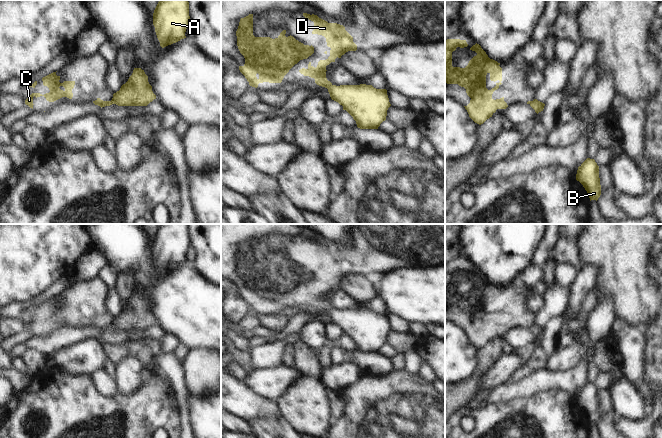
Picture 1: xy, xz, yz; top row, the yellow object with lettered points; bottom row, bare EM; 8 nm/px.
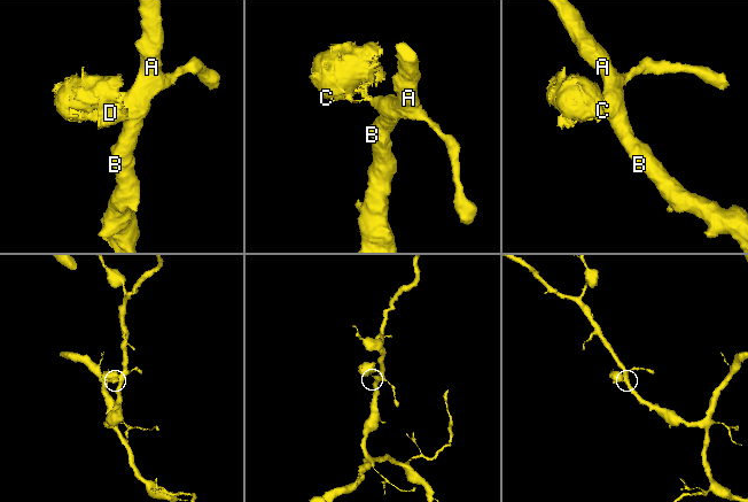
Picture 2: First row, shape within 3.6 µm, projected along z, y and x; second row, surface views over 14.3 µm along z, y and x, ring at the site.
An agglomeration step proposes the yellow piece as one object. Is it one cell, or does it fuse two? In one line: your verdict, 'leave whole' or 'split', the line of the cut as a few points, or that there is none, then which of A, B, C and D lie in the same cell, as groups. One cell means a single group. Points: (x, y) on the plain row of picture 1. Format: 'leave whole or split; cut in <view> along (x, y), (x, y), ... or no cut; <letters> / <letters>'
split; cut in xy along (110, 325), (106, 329); A B / C D

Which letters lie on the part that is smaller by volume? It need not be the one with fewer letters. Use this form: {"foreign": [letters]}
{"foreign": ["C", "D"]}

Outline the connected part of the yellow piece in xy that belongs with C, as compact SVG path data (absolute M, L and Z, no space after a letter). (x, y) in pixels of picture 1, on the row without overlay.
M53 296L42 302L43 309L47 310L50 314L49 317L44 319L40 317L32 317L26 324L25 328L33 333L33 321L44 320L47 325L54 326L62 321L67 321L72 323L73 317L72 313L74 312L75 305L64 305L63 307L59 306L60 300L56 299L56 296Z

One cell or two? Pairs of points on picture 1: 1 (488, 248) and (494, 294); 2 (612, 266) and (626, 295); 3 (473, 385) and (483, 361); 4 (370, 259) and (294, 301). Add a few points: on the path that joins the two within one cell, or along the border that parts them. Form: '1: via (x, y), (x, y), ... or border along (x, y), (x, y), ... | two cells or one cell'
1: border along (476, 267), (490, 282), (498, 286), (516, 280) | two cells
2: via (619, 273), (626, 280), (626, 288) | one cell
3: via (476, 379), (483, 367) | one cell
4: via (351, 259), (334, 261), (313, 282) | one cell

